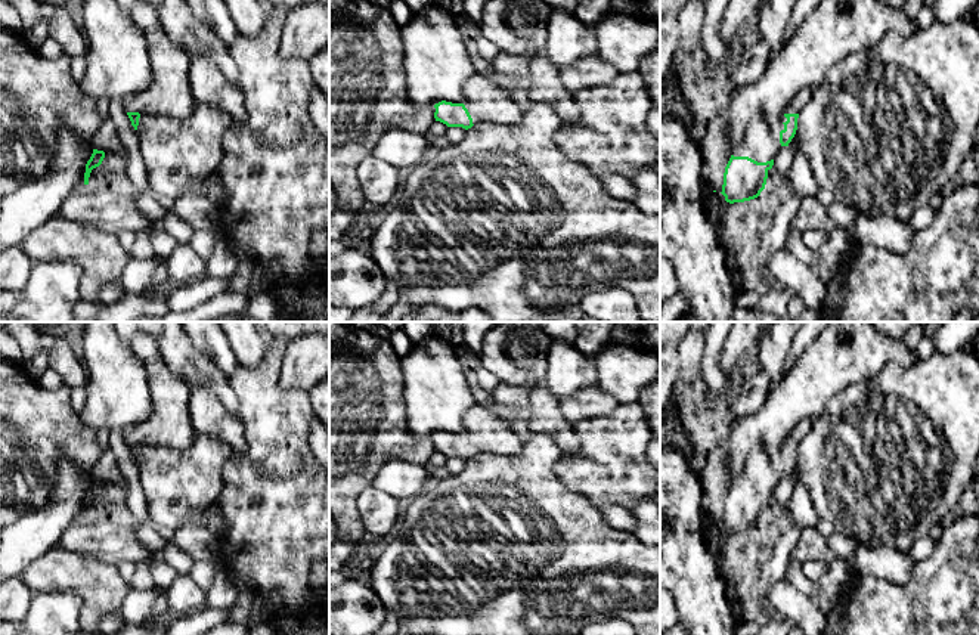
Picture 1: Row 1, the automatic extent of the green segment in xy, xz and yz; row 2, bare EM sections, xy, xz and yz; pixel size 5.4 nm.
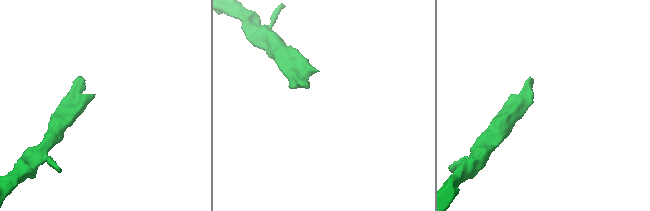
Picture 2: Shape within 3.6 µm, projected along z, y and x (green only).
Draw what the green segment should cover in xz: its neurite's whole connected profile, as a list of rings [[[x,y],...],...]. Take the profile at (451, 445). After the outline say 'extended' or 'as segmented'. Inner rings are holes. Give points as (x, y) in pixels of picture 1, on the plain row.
[[[478,403],[464,415],[464,428],[462,434],[436,434],[436,452],[468,461],[480,452],[514,455],[523,447],[523,442],[509,427],[509,418],[498,418]]]; extended

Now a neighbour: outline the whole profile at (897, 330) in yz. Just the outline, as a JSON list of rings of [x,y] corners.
[[[873,322],[873,323],[880,332],[896,340],[904,338],[907,331],[913,325],[913,322]]]

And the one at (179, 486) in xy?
[[[195,434],[192,446],[183,452],[170,447],[140,446],[136,461],[139,481],[155,526],[179,529],[183,523],[198,520],[214,507],[224,487],[224,462],[232,455],[233,450],[224,442],[207,434]]]

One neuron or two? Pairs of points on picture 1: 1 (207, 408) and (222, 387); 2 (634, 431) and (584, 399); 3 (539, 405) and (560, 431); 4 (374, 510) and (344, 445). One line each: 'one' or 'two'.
1: two
2: two
3: one
4: two

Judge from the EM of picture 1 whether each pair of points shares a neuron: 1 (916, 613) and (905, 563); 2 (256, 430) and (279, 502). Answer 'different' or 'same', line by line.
1: different
2: same

